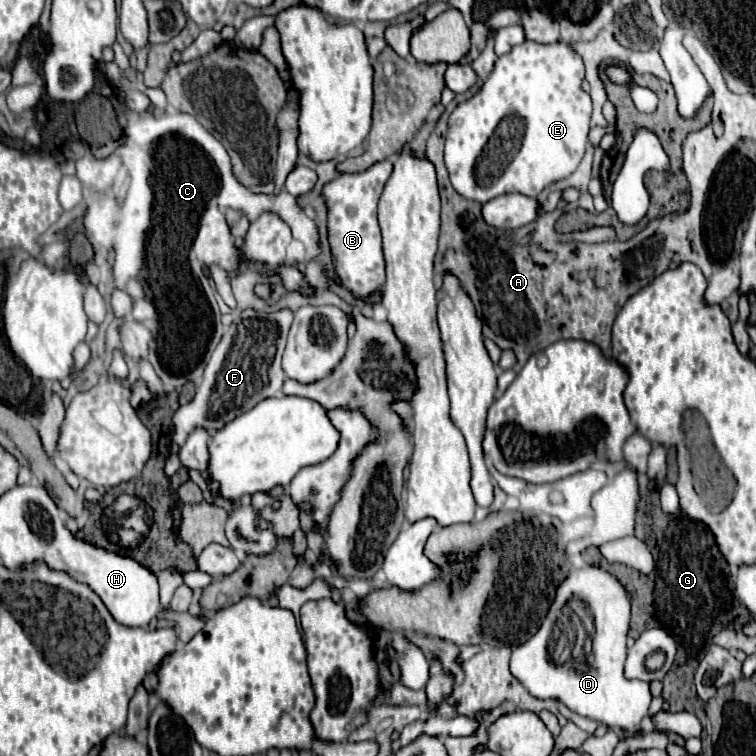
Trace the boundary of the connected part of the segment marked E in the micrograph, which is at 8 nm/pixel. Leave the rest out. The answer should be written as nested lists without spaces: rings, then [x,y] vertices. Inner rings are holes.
[[[526,40],[508,54],[500,56],[484,88],[470,100],[458,104],[450,114],[444,160],[454,190],[464,198],[486,204],[488,200],[508,192],[538,196],[552,182],[568,178],[584,156],[590,130],[592,102],[580,86],[582,80],[582,58],[572,50],[570,44],[562,40],[556,44],[538,44]]]

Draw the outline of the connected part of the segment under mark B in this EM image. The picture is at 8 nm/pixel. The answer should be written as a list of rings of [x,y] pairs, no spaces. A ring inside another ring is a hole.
[[[390,156],[372,168],[358,174],[340,174],[336,180],[324,186],[324,196],[330,208],[328,214],[328,234],[330,246],[336,260],[336,272],[342,278],[342,284],[356,296],[370,296],[380,290],[386,282],[384,272],[384,254],[382,254],[382,236],[380,224],[376,218],[376,208],[384,184],[392,174],[392,164],[396,156]]]

